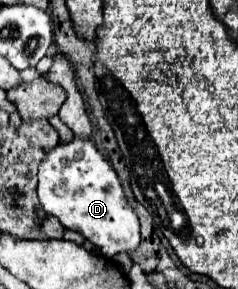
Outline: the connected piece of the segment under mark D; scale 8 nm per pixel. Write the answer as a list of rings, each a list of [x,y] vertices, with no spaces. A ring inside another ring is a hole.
[[[75,136],[69,142],[59,142],[47,154],[39,164],[39,202],[67,230],[81,232],[105,258],[131,252],[139,246],[139,218],[125,198],[117,172],[91,138]]]

